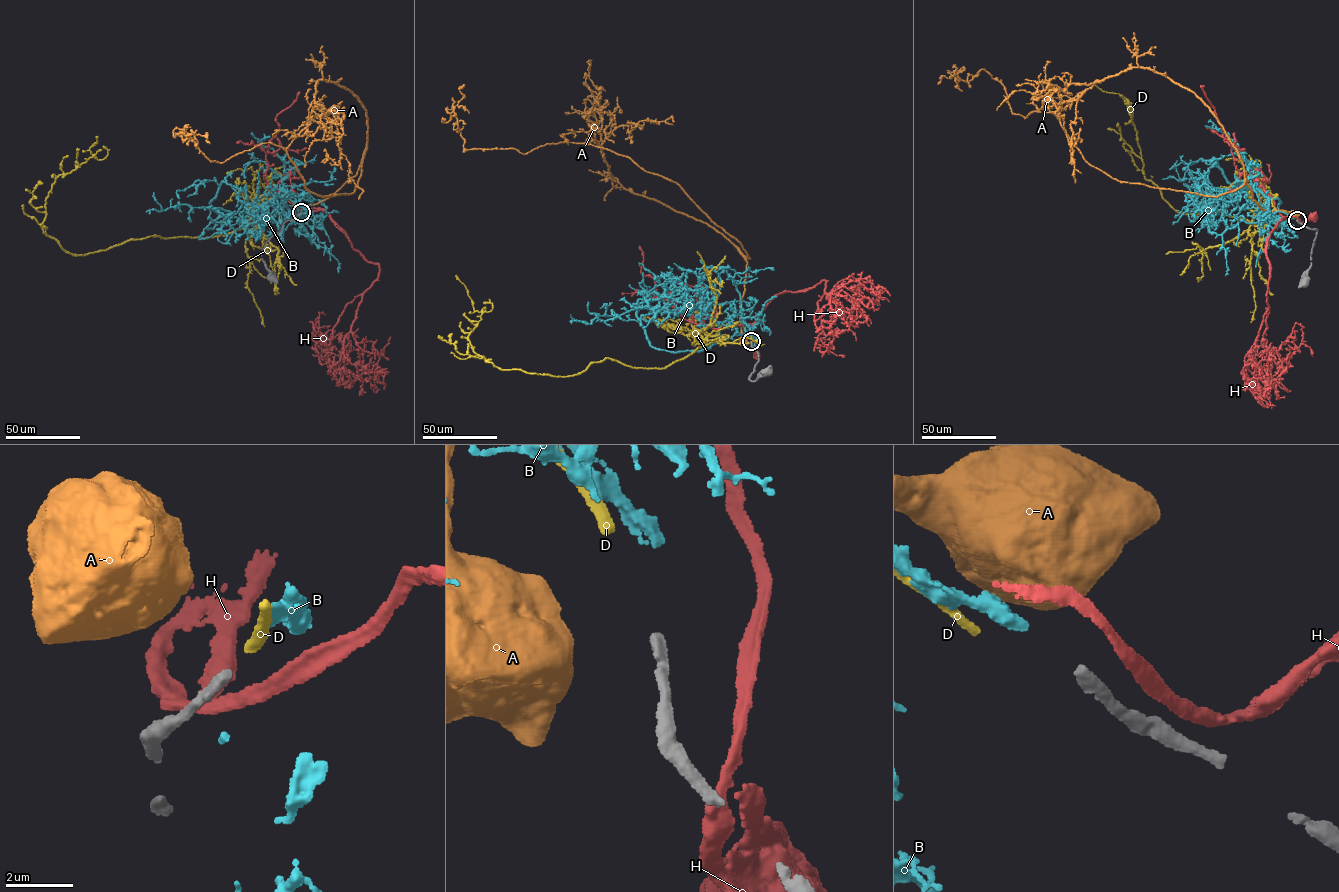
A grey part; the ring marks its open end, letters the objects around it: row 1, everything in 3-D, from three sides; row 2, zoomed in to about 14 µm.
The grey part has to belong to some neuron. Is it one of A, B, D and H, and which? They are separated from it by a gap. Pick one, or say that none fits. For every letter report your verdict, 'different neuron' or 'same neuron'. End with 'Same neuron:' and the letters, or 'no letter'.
A: different neuron
B: same neuron
D: different neuron
H: different neuron
Same neuron: B

